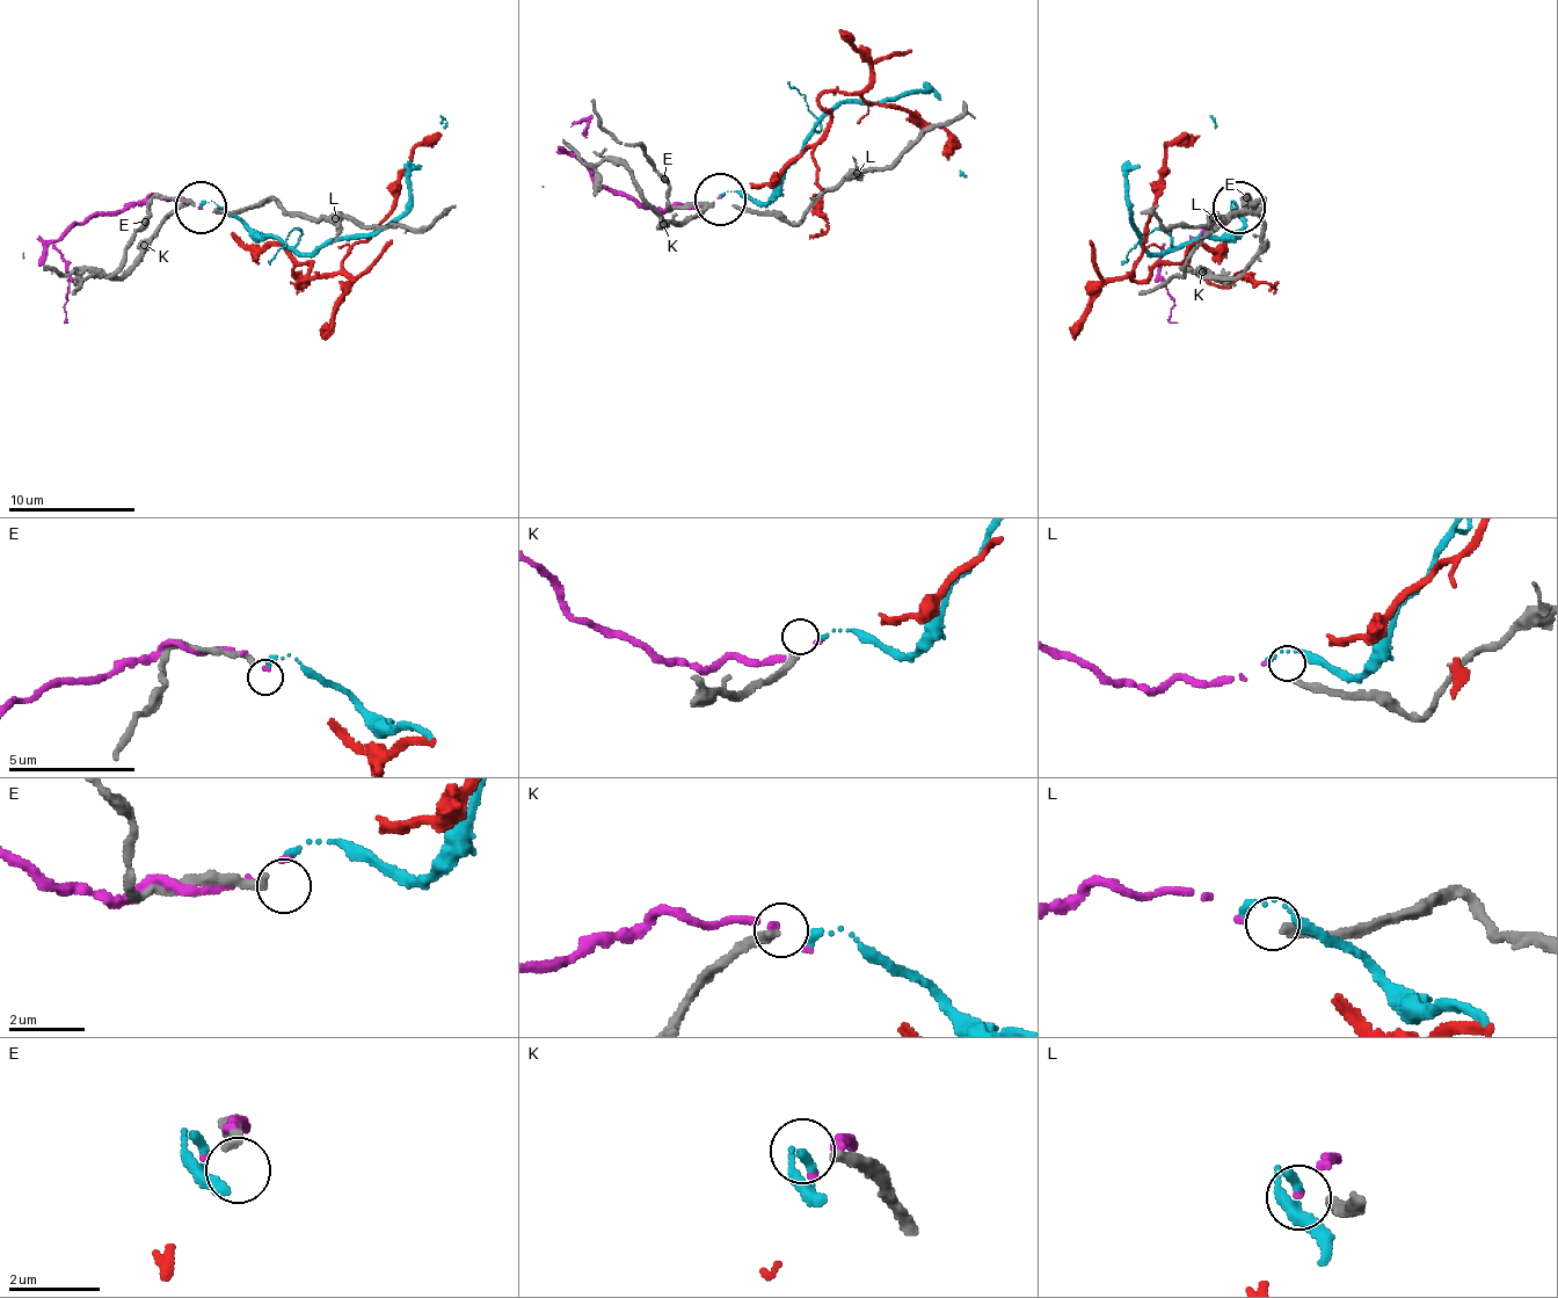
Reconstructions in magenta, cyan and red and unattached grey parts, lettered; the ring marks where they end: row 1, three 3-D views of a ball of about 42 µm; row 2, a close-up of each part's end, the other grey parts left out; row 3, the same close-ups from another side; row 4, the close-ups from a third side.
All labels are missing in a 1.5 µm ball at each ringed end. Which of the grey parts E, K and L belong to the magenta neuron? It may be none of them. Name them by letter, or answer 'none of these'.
L

